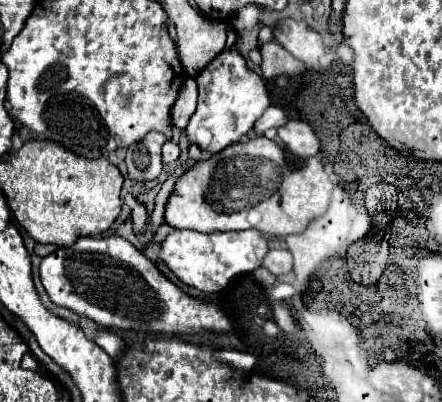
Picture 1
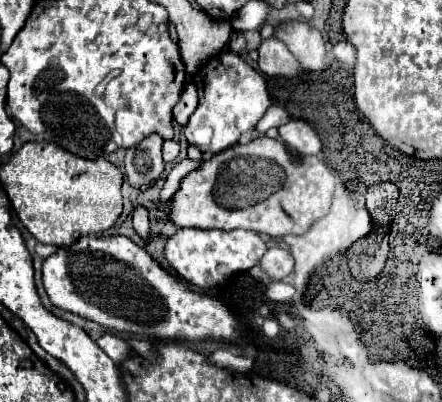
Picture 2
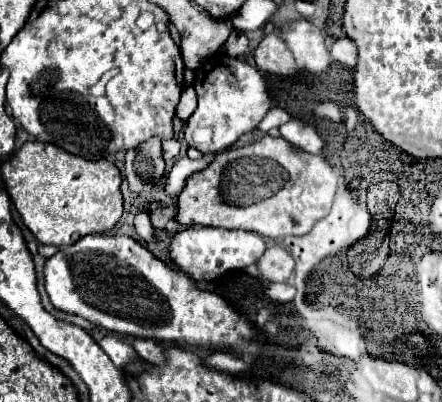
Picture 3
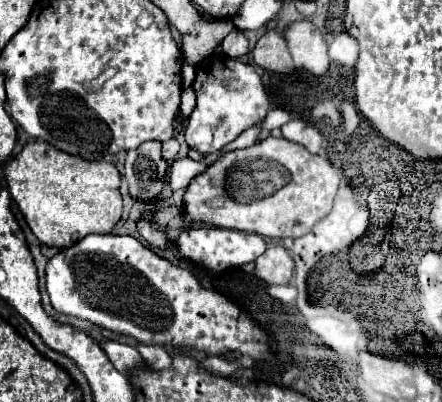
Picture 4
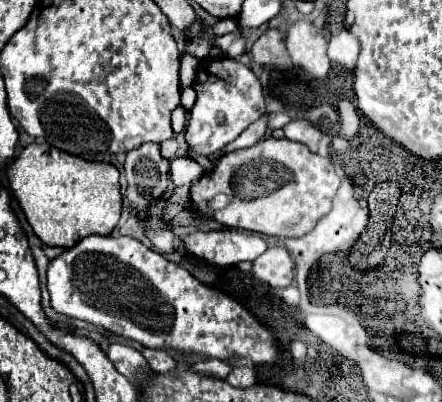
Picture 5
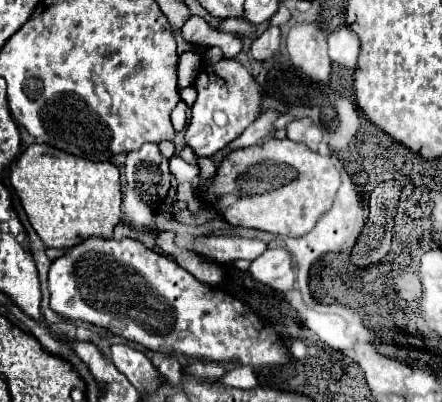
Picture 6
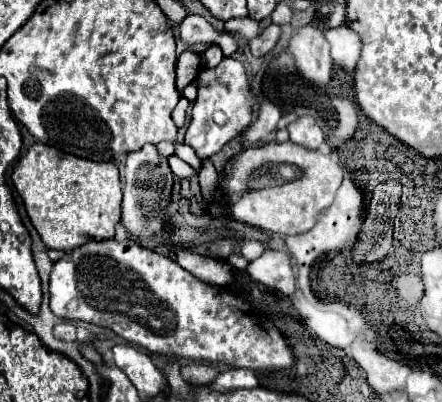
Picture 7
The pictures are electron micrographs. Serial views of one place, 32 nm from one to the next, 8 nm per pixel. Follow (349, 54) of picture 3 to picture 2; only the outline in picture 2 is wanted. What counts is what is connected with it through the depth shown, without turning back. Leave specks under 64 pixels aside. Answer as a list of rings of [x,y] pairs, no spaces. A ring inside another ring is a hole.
[[[340,40],[332,46],[332,56],[334,60],[338,60],[342,66],[354,66],[356,62],[356,48],[352,48],[350,42]]]

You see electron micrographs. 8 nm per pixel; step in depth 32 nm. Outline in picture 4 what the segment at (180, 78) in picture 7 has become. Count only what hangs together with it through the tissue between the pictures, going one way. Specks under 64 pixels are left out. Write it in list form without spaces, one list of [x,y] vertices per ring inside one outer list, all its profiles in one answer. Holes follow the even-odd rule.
[[[184,60],[184,62],[182,62],[182,86],[192,86],[194,78],[196,78],[196,68],[194,68],[194,64],[190,64],[188,60]]]

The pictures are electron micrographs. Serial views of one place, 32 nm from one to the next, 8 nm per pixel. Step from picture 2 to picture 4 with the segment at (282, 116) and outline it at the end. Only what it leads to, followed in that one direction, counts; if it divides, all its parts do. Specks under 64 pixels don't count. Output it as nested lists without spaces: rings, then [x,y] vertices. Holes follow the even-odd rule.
[[[270,110],[264,118],[264,130],[282,128],[290,120],[290,114],[286,110]]]

